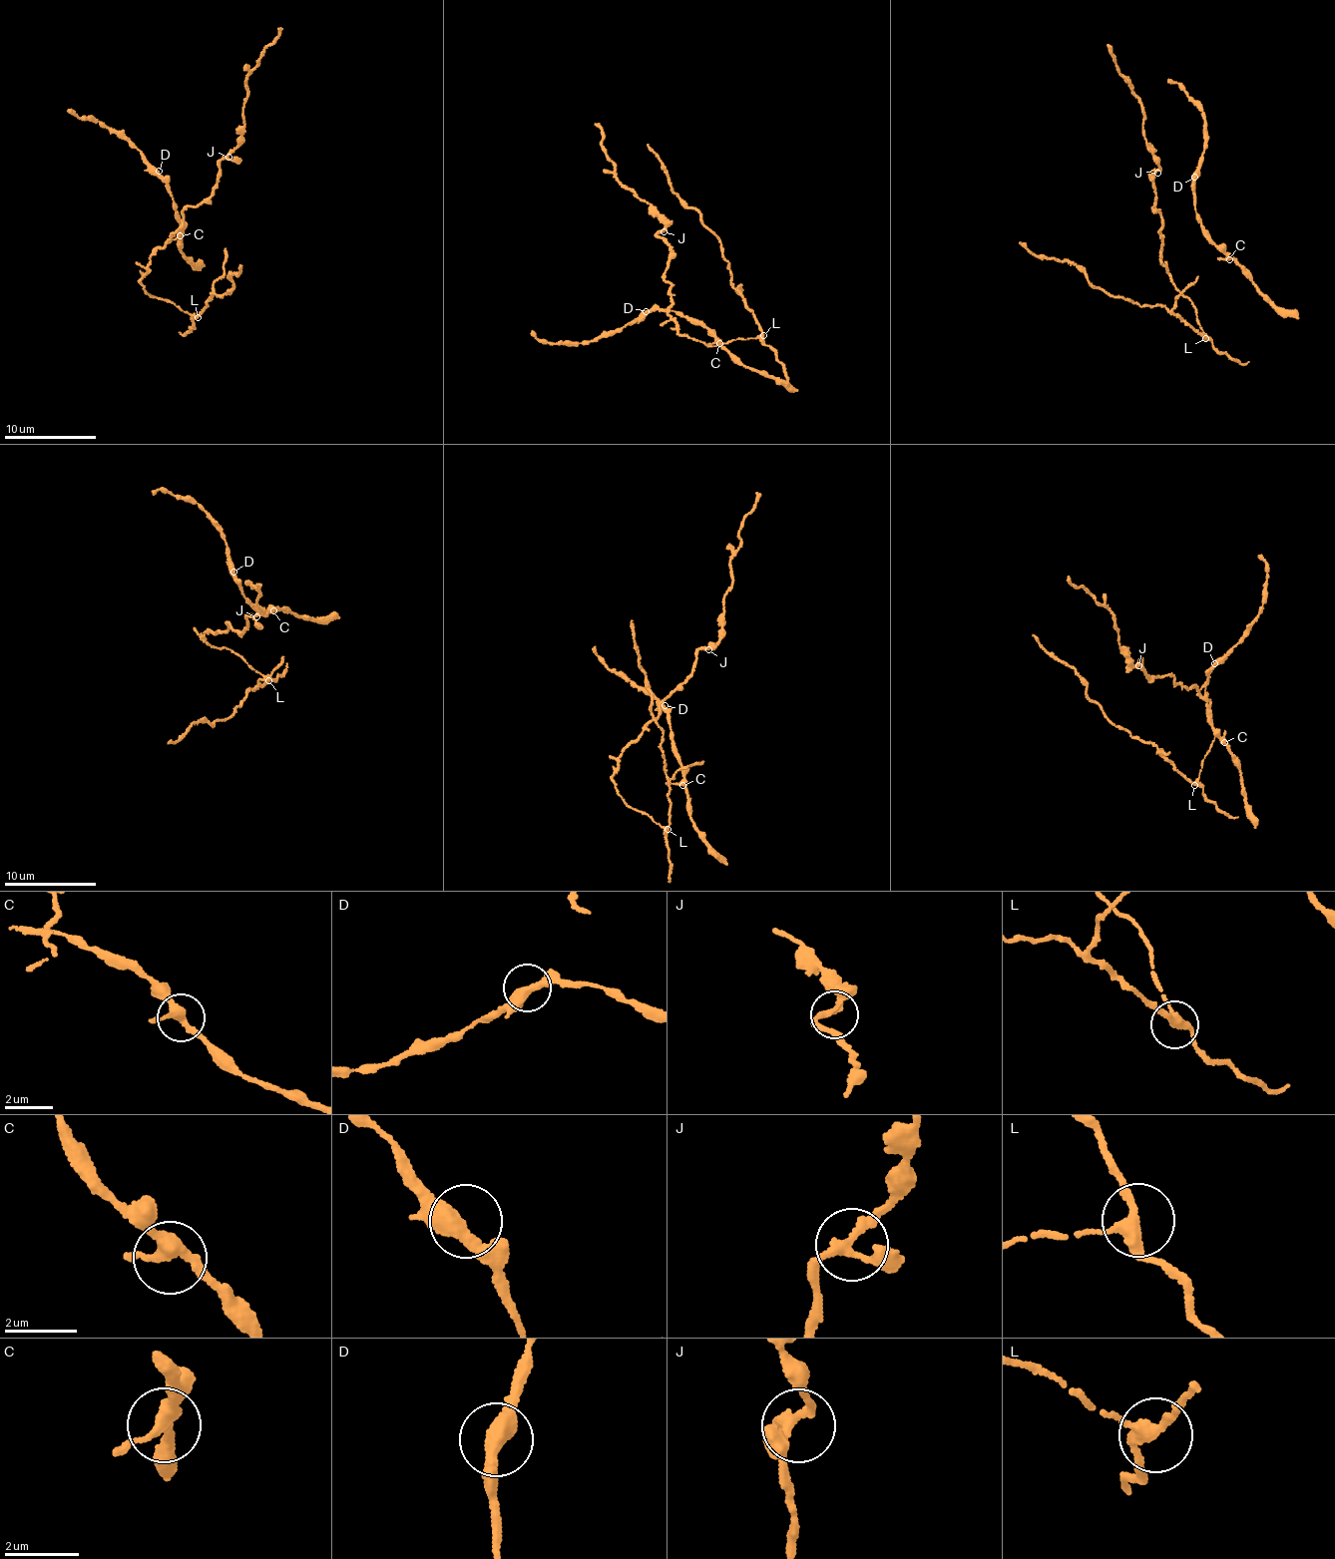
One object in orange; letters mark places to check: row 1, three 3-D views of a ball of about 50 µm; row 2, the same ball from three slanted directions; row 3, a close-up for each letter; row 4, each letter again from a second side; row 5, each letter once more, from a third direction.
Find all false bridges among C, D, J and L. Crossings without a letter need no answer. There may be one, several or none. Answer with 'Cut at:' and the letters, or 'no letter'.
Cut at: no letter

